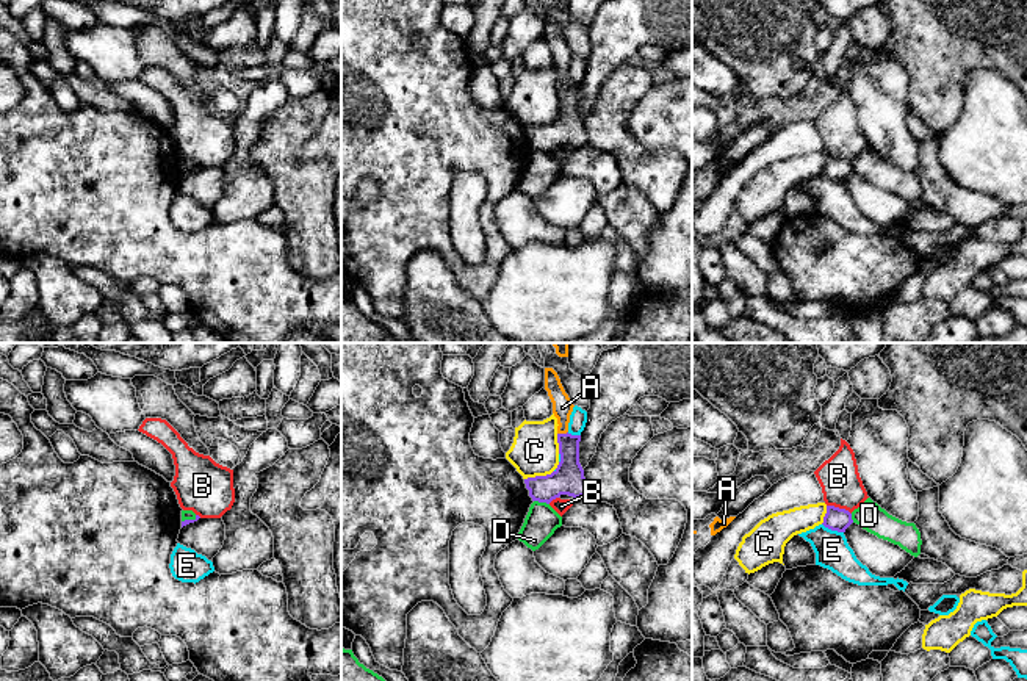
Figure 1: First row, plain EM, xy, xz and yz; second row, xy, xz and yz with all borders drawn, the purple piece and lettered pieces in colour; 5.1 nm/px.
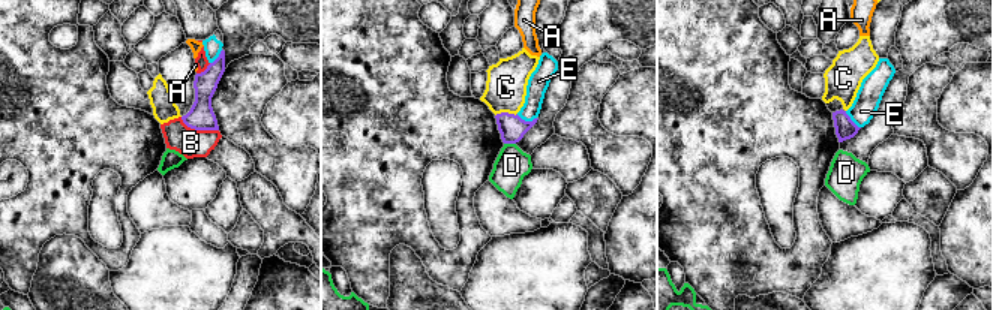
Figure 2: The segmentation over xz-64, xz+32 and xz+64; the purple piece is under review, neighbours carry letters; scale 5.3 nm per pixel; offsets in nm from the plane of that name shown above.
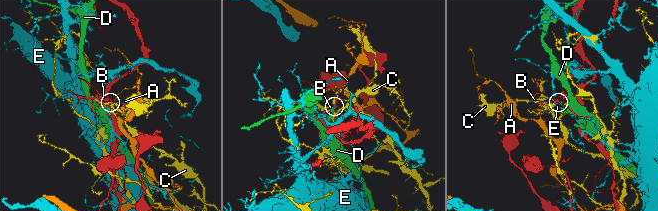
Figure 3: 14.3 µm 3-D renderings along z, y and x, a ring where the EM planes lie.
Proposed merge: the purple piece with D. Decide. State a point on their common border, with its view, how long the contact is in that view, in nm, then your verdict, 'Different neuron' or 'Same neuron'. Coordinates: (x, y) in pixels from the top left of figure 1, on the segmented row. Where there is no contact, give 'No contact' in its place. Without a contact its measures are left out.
Touches purple at xz (542, 501). Shared border 80 nm. Different neuron

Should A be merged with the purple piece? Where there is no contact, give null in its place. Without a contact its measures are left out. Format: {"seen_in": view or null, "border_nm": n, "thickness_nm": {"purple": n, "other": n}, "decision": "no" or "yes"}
{"seen_in": "xz", "border_nm": 60, "thickness_nm": {"purple": 160, "other": 110}, "decision": "yes"}

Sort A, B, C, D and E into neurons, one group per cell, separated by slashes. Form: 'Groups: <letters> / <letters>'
Groups: A / B / C / D / E

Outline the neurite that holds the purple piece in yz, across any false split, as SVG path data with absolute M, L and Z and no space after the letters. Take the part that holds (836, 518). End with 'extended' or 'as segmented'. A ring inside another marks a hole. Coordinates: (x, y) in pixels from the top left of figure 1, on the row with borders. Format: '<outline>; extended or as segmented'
M827 506L827 513L823 517L823 526L838 531L845 532L845 529L853 523L852 513L845 509L839 509L834 506Z; as segmented

